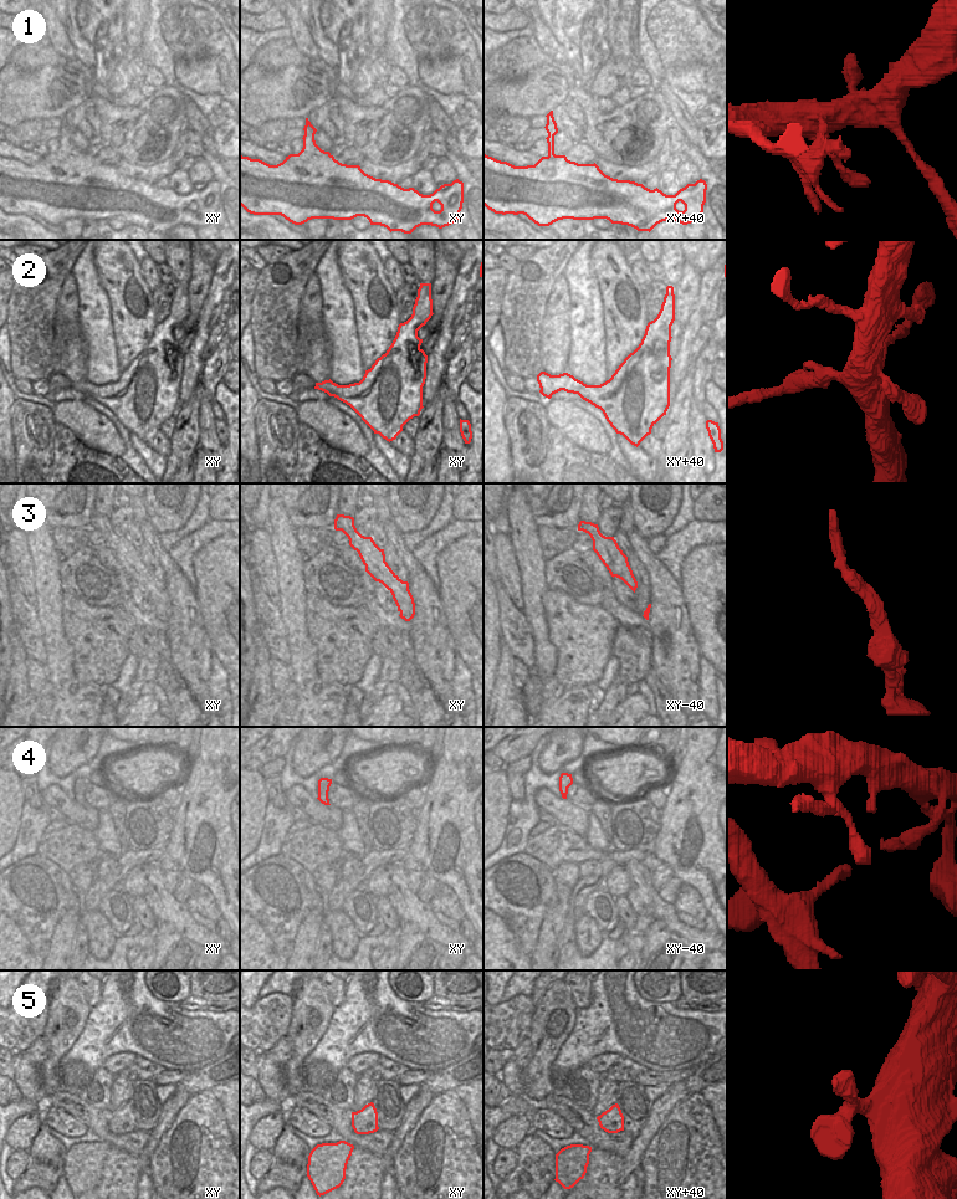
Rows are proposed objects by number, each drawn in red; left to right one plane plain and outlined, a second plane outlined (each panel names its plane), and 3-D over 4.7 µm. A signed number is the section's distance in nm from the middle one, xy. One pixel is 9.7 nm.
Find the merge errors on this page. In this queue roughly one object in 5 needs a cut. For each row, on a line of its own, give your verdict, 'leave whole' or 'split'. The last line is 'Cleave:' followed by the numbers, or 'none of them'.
1: split
2: leave whole
3: leave whole
4: leave whole
5: leave whole
Cleave: 1

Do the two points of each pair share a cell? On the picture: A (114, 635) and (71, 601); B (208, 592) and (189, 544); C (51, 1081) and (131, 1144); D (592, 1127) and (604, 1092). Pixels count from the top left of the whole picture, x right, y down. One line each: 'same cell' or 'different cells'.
A: same cell
B: different cells
C: different cells
D: different cells

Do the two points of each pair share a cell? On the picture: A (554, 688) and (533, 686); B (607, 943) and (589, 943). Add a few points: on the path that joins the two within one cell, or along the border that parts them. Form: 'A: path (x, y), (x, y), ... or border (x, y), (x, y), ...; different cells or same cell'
A: border (533, 669), (542, 695), (537, 713); different cells
B: border (603, 937), (592, 953), (578, 953); different cells

